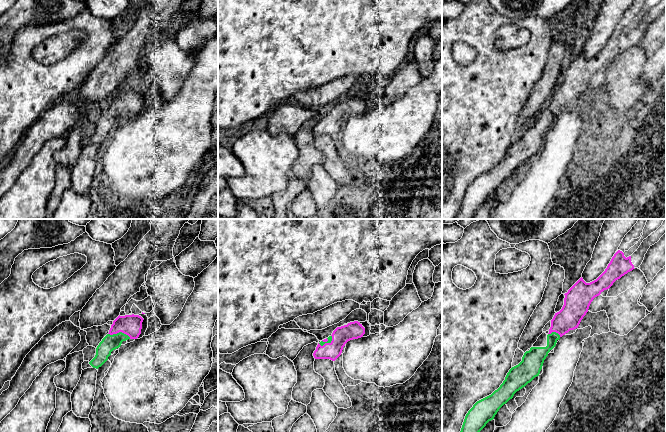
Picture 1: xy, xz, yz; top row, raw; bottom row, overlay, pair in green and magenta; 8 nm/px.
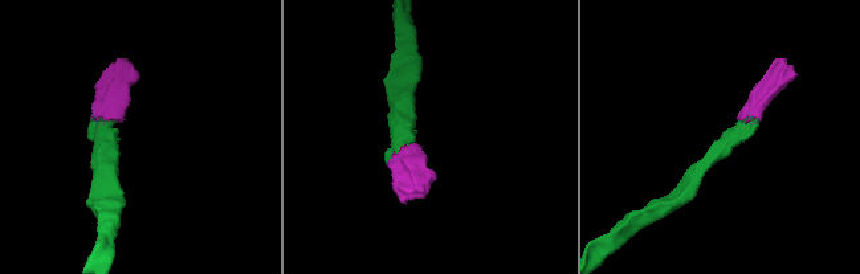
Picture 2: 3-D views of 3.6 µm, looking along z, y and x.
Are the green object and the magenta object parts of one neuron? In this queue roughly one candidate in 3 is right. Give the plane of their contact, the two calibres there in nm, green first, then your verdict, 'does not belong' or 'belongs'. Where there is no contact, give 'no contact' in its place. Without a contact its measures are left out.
meets green in xy; 130 nm thick on the green side, 170 nm on the other; belongs

